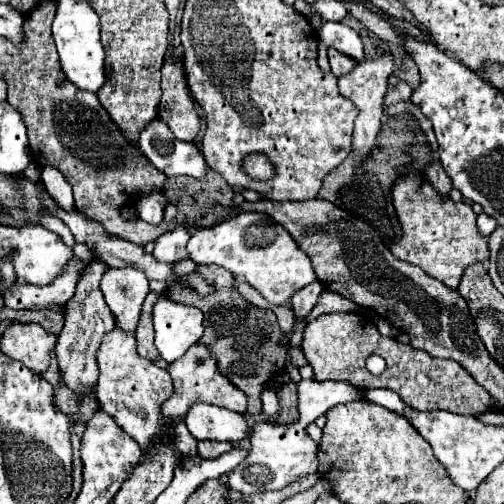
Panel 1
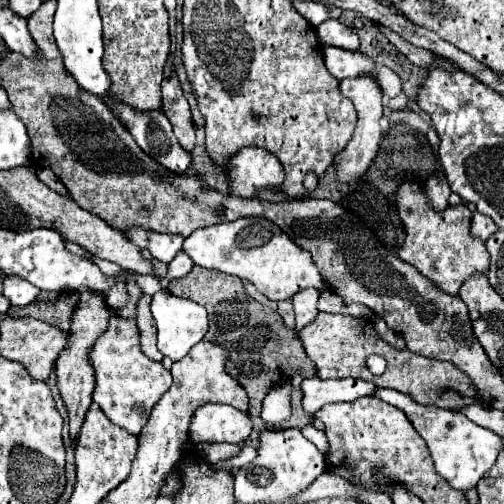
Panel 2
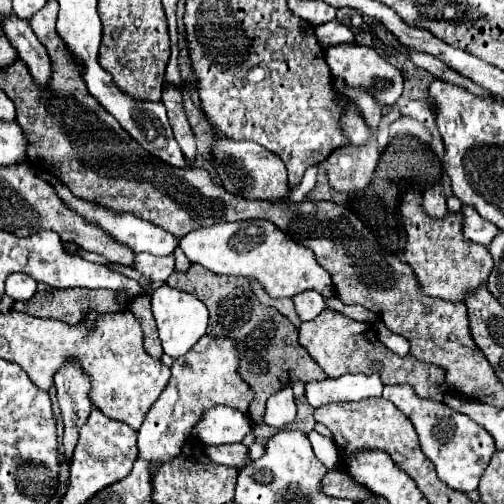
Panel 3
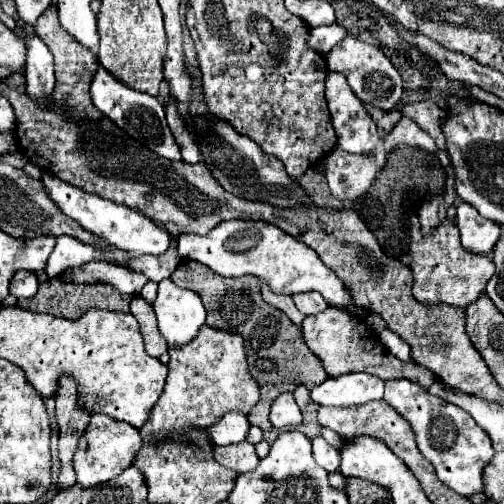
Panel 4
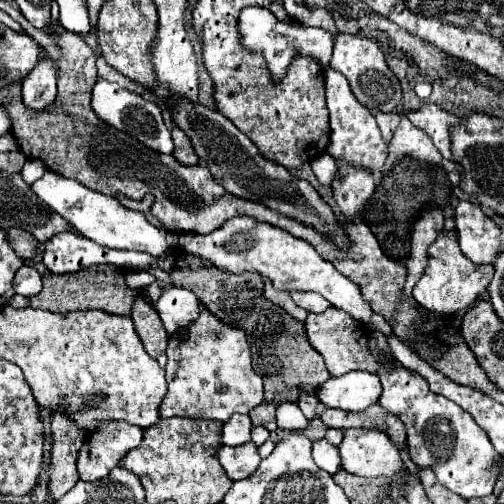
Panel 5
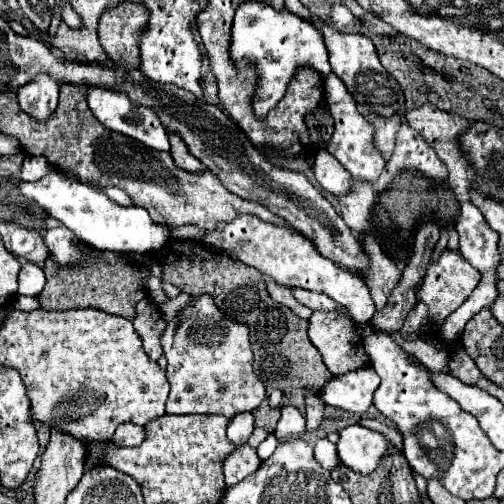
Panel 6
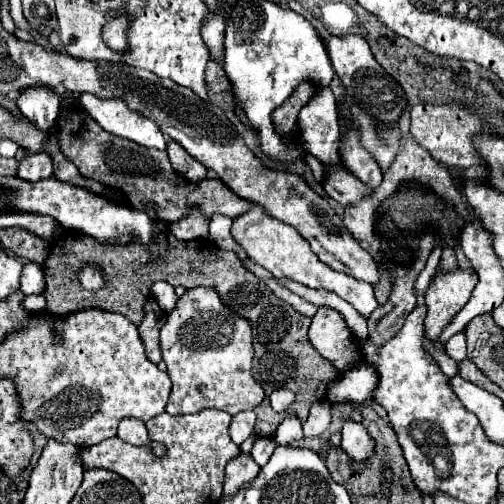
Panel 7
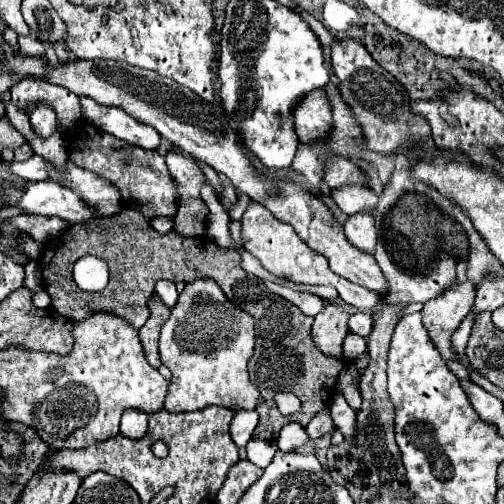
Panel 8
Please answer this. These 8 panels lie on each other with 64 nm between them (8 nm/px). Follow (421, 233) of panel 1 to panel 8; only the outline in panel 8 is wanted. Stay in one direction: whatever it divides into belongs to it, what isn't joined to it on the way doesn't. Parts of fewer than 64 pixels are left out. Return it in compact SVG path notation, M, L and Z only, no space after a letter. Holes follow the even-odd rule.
M456 280L440 296L428 300L422 308L424 328L446 360L458 360L458 356L450 348L450 338L460 326L460 322L468 316L474 302L474 294L476 286L470 280Z

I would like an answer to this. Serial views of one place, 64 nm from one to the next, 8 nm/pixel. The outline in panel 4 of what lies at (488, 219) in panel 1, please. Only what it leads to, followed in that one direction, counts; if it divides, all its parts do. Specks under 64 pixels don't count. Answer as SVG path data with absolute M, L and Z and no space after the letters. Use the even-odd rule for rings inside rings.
M466 202L458 204L456 224L462 234L462 246L468 252L492 256L492 248L500 238L500 228L496 224L492 224L490 220L484 220L476 212L476 208L472 208Z

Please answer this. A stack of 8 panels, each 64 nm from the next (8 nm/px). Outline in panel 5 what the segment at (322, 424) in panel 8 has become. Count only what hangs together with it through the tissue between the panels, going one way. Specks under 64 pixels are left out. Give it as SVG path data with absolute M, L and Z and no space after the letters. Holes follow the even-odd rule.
M302 392L302 394L298 396L298 406L300 406L300 410L304 412L304 416L310 420L310 418L314 418L314 414L316 414L316 410L318 410L320 400L316 400L314 394Z

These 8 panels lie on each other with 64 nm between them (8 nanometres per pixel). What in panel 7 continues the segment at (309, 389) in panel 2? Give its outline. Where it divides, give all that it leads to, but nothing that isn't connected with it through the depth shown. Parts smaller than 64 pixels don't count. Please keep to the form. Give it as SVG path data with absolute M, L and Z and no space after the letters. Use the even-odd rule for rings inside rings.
M358 364L348 372L342 372L332 384L328 384L328 402L360 406L370 400L372 390L378 386L378 372L372 364Z

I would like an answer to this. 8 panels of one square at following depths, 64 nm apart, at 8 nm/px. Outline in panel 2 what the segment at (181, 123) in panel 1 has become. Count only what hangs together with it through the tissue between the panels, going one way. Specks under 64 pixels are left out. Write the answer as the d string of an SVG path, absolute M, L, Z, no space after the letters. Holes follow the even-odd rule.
M166 72L162 80L162 112L170 120L178 142L186 150L192 150L194 140L196 140L196 130L194 130L188 100L184 98L176 72Z

